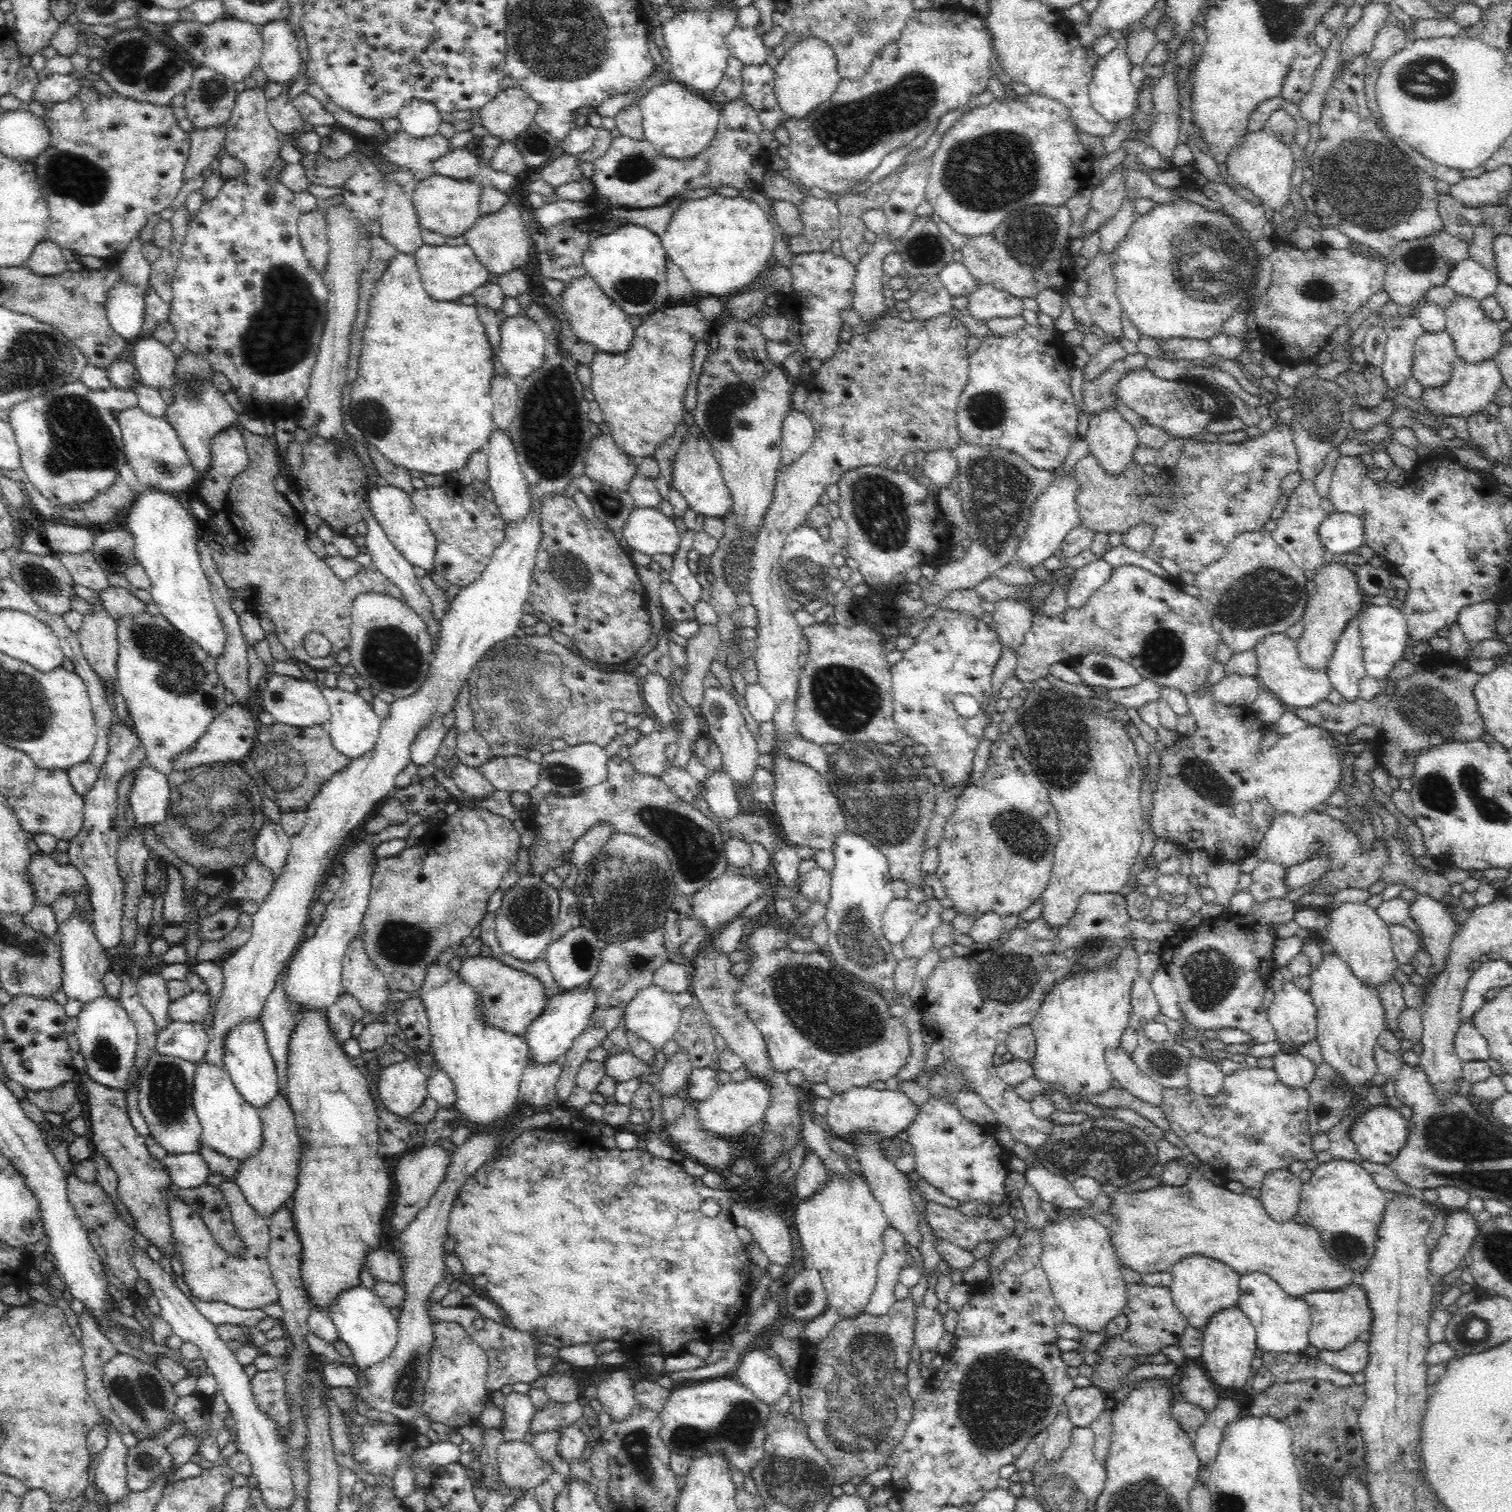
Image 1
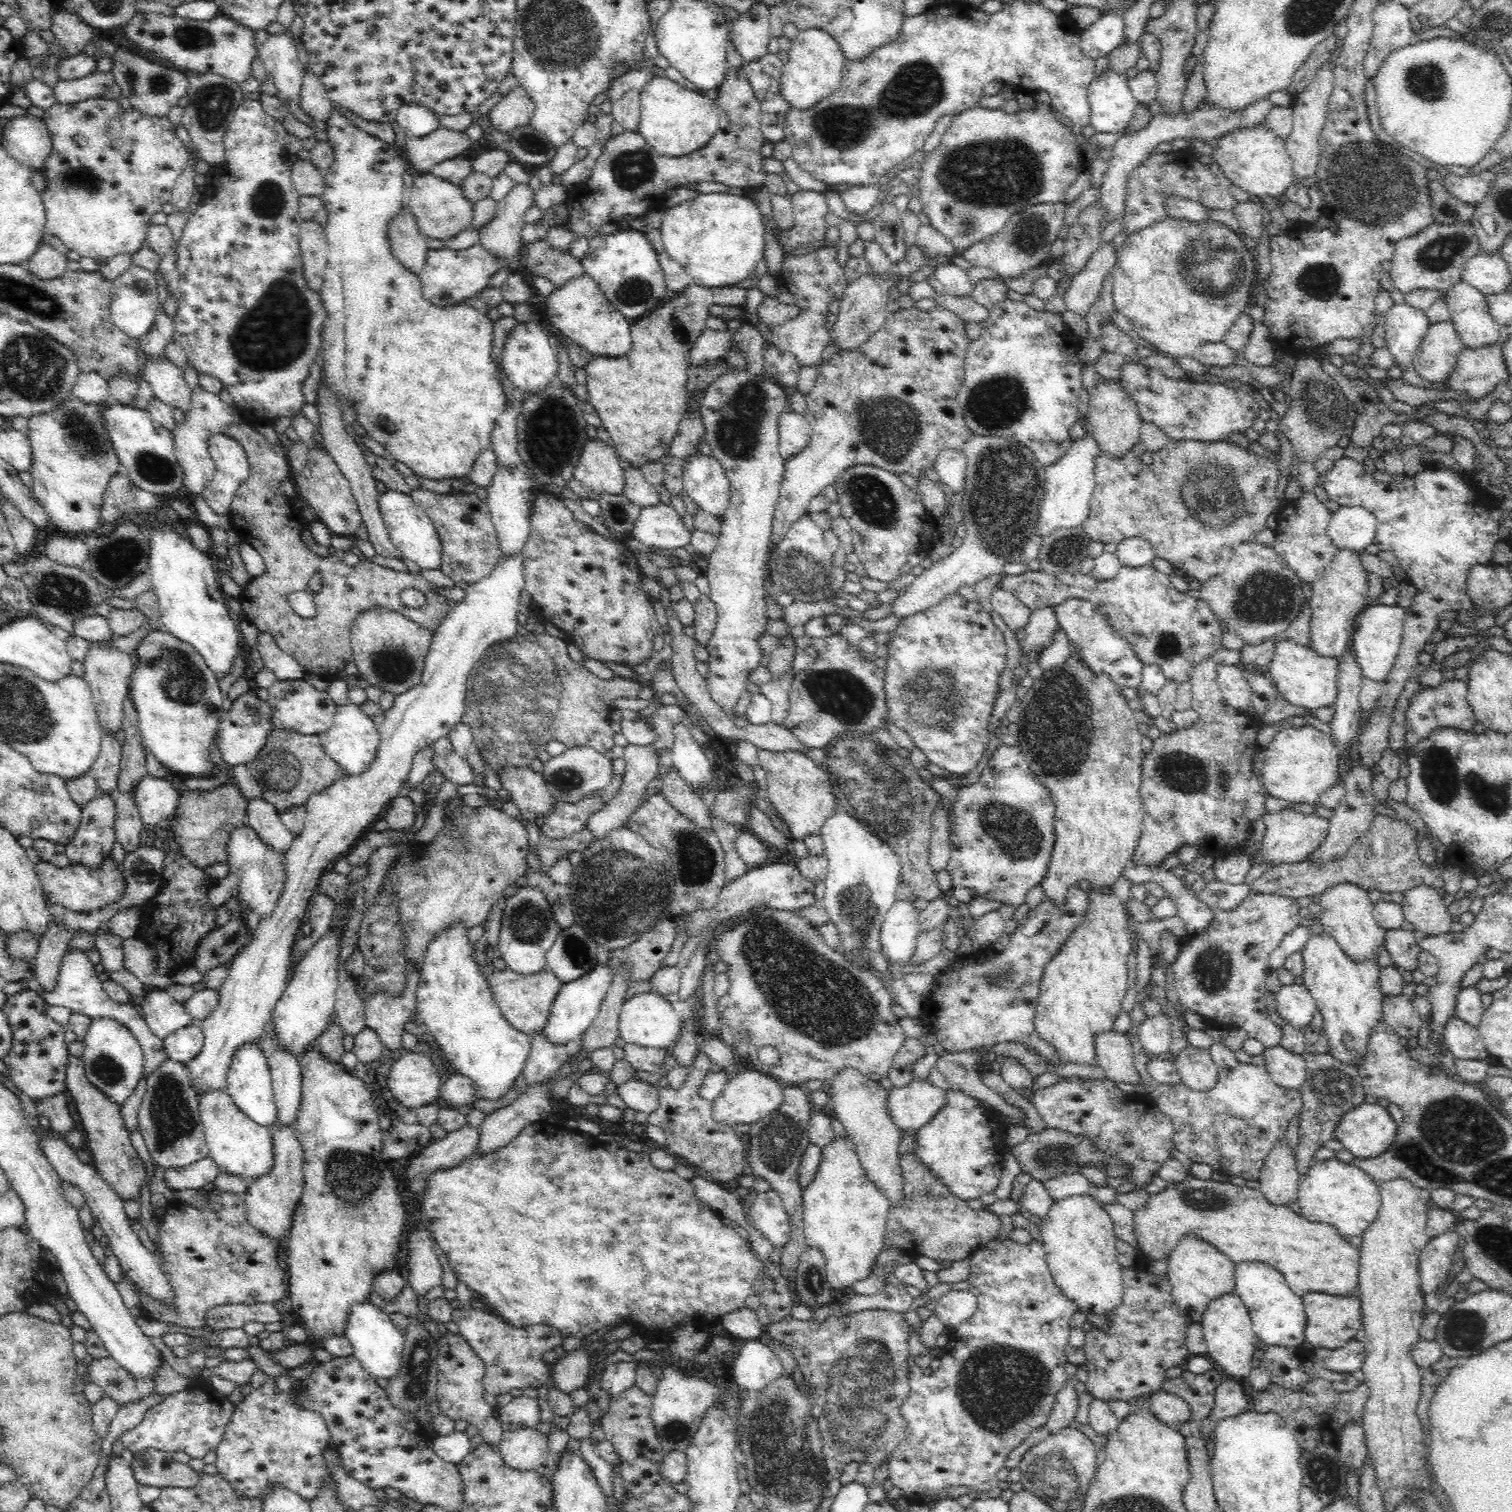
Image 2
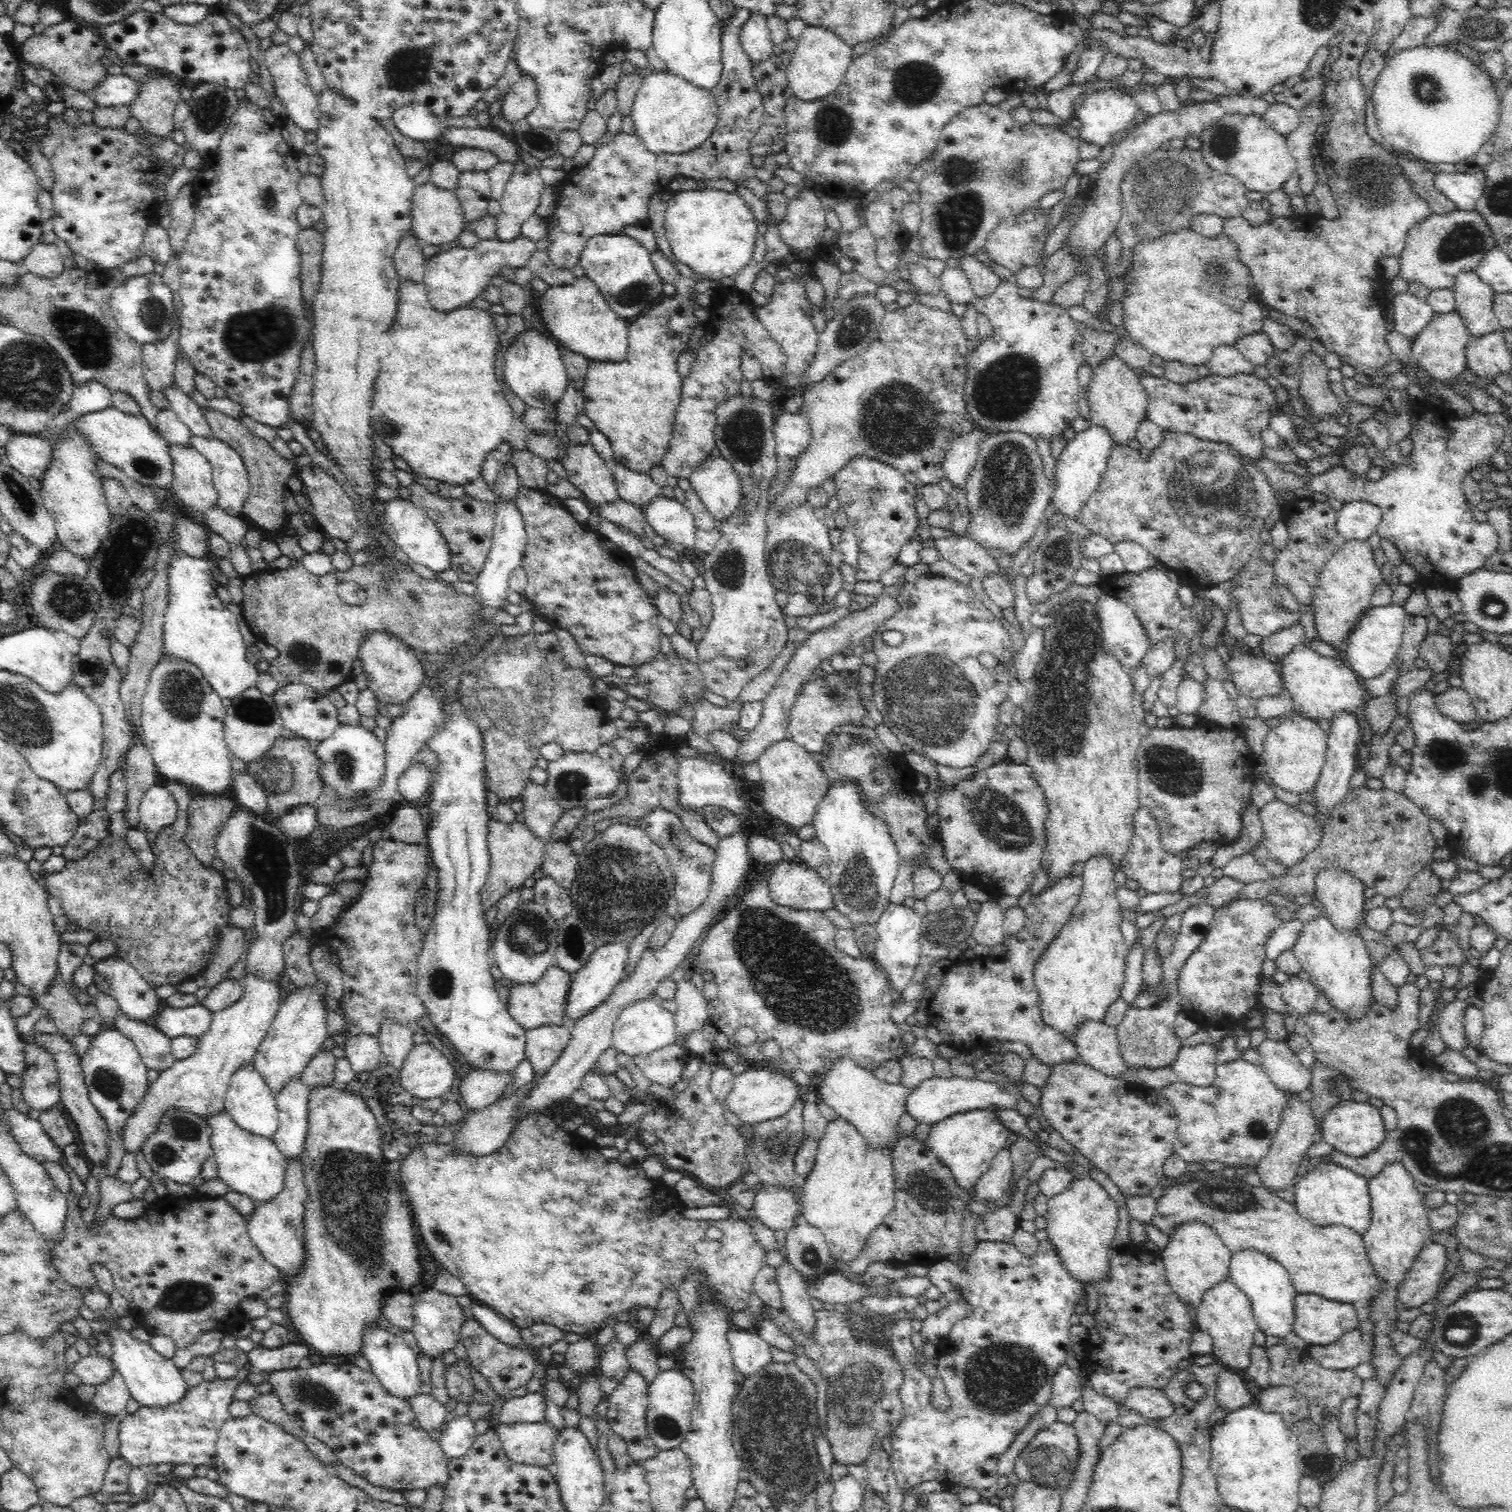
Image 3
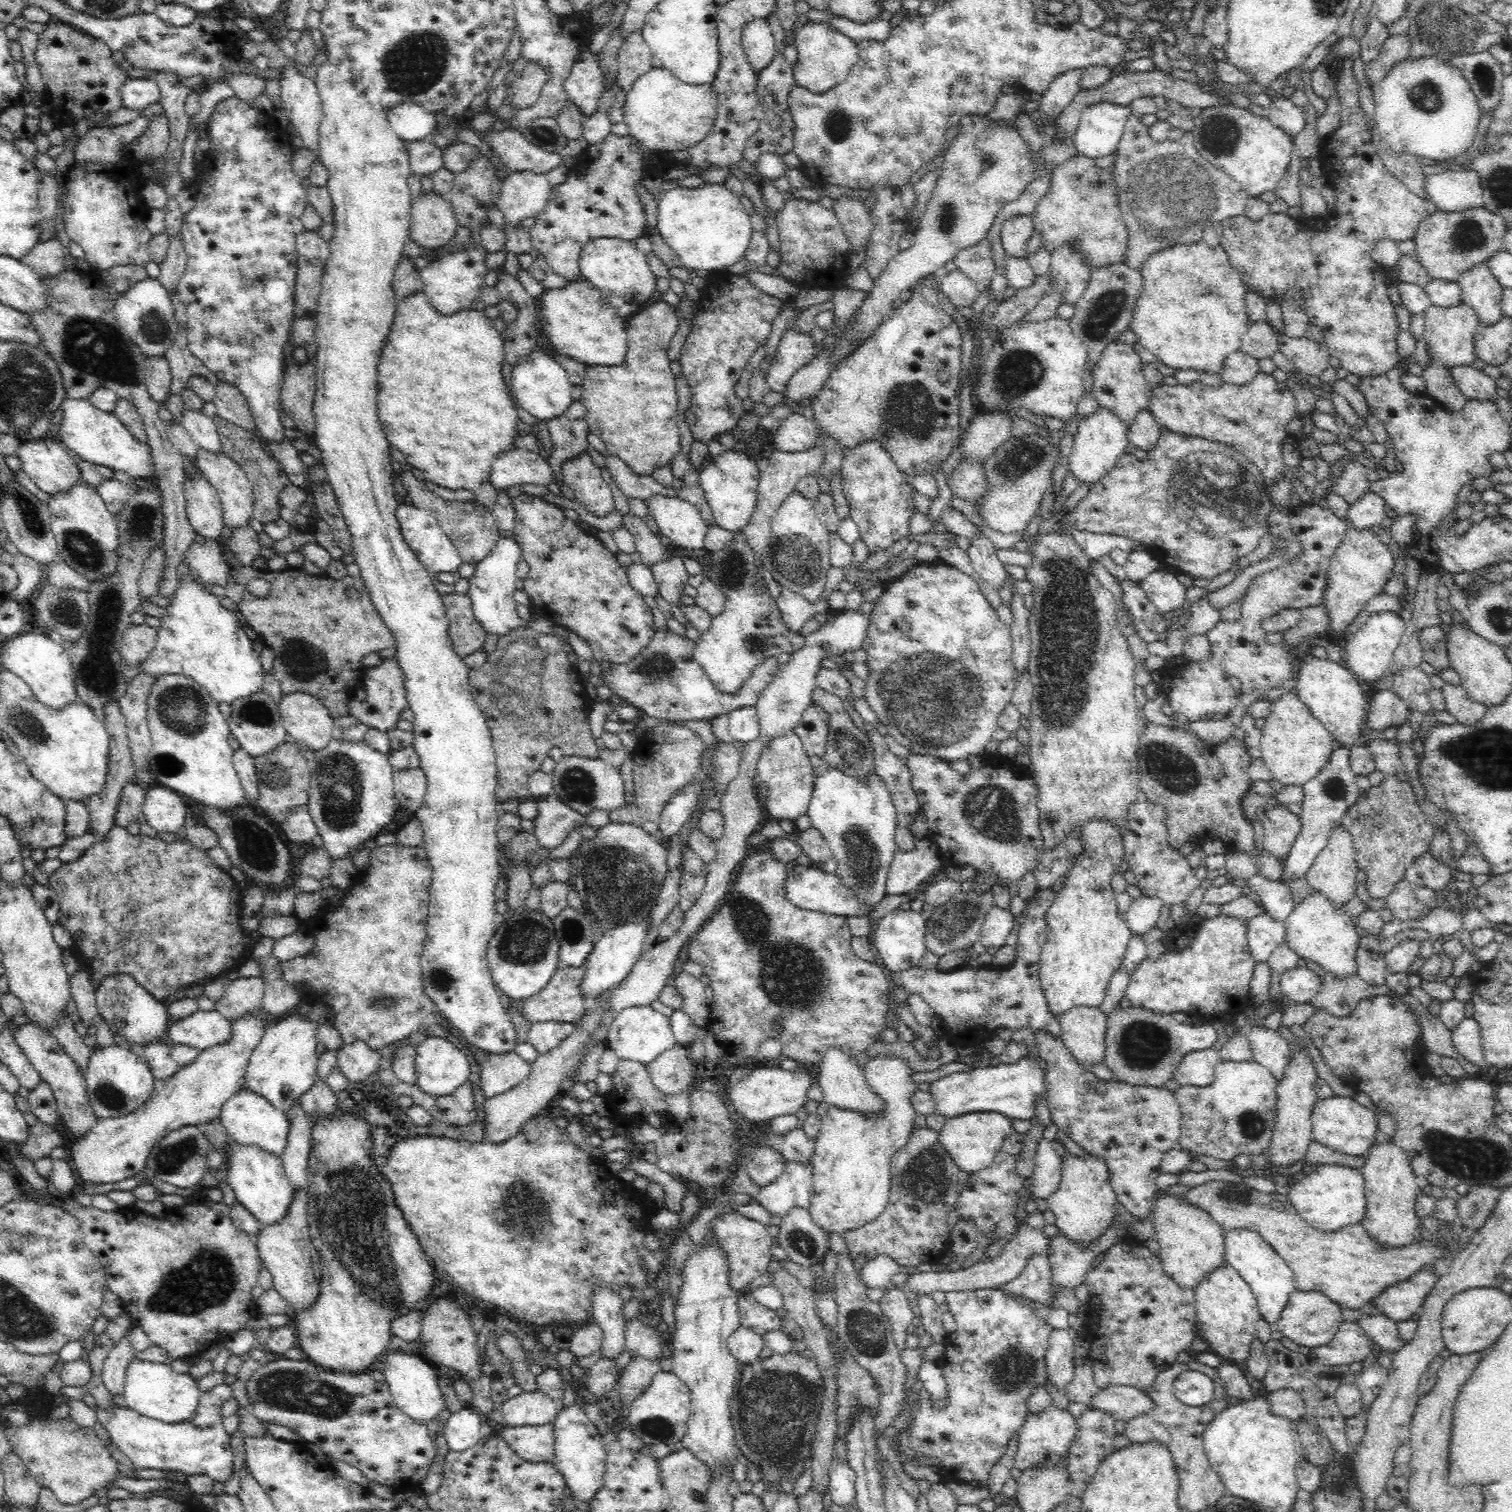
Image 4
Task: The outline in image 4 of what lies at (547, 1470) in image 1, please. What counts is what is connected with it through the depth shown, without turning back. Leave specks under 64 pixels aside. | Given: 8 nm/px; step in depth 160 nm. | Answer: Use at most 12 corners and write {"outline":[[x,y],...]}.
{"outline":[[552,1423],[497,1435],[526,1460],[556,1459]]}

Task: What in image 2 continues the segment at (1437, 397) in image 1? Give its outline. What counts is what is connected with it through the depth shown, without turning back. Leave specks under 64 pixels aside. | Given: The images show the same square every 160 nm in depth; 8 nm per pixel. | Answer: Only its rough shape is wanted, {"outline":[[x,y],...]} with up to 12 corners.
{"outline":[[1502,342],[1465,346],[1445,383],[1476,402],[1508,381]]}

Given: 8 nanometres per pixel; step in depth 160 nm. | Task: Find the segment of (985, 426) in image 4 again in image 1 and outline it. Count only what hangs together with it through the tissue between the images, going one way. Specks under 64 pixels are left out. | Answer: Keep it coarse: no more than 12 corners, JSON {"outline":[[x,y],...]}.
{"outline":[[952,451],[928,452],[920,471],[939,489],[958,472]]}

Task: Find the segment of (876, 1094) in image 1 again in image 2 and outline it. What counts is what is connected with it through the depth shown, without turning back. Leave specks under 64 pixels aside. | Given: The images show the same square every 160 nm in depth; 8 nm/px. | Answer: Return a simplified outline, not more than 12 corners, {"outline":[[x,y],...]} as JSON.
{"outline":[[927,1078],[893,1087],[888,1107],[901,1129],[922,1128],[948,1104]]}

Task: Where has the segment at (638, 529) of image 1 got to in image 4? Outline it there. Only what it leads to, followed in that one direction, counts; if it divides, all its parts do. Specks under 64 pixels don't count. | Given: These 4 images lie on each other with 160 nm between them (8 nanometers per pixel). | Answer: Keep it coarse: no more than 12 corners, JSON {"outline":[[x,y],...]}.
{"outline":[[653,494],[645,500],[673,547],[705,549],[698,507]]}

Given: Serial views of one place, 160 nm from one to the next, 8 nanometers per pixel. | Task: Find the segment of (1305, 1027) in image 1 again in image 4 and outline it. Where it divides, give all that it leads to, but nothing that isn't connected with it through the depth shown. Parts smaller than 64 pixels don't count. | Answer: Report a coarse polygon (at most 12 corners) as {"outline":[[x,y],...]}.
{"outline":[[1300,966],[1280,974],[1280,994],[1308,1003],[1321,989],[1320,978]]}

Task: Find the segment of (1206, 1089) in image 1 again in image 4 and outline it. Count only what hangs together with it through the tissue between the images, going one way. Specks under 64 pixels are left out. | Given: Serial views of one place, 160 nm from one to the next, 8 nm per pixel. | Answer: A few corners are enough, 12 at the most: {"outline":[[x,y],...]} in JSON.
{"outline":[[1214,1049],[1184,1055],[1174,1072],[1181,1086],[1212,1084],[1220,1058]]}

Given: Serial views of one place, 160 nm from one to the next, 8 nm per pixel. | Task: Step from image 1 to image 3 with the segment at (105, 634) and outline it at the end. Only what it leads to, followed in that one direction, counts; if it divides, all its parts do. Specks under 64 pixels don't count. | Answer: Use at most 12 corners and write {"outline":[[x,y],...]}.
{"outline":[[115,666],[90,698],[103,720],[102,758],[89,791],[105,810],[110,778],[123,767],[131,728]]}

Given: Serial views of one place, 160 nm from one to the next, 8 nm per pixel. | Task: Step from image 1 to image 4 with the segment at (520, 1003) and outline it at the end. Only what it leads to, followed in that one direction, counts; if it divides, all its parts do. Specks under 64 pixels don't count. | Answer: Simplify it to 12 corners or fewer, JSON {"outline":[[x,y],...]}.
{"outline":[[561,966],[522,1002],[531,1024],[586,1013],[585,966]]}

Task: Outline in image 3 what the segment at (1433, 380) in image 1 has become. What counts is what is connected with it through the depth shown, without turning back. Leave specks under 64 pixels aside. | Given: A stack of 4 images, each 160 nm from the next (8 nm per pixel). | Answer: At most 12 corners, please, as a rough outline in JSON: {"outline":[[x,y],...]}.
{"outline":[[1458,311],[1434,313],[1411,352],[1434,379],[1467,369]]}

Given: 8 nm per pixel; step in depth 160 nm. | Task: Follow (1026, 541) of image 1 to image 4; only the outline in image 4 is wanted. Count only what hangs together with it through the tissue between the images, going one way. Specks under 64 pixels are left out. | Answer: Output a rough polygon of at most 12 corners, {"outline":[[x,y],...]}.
{"outline":[[1098,407],[1080,422],[1068,460],[1091,486],[1116,467],[1129,426]]}

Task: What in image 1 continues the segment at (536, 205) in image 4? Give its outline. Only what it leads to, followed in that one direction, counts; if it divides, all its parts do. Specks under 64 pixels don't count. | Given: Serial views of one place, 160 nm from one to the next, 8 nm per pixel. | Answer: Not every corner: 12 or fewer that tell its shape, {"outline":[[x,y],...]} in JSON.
{"outline":[[514,200],[463,238],[490,273],[528,261],[531,239]]}

